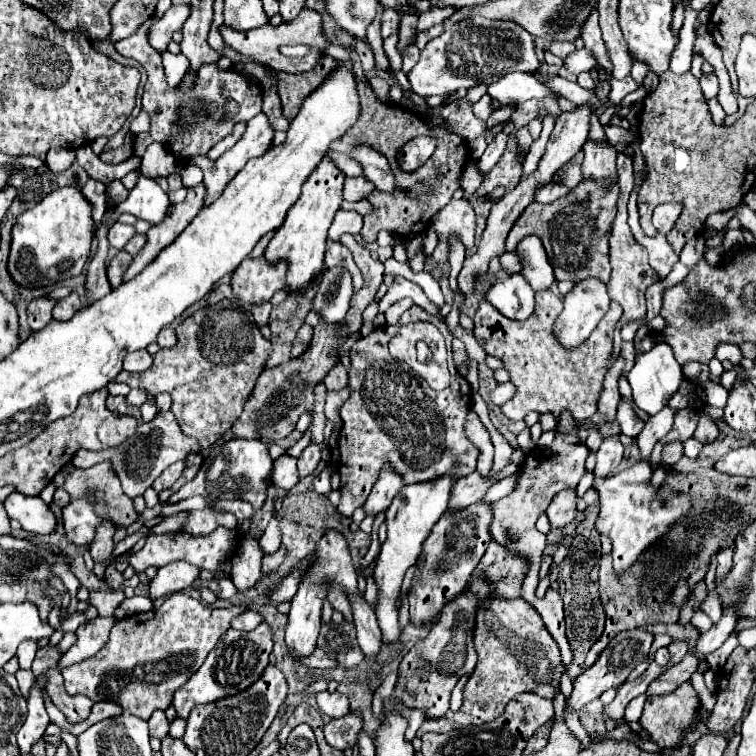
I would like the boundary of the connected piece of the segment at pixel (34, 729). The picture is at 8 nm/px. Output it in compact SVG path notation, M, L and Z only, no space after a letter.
M39 675L35 685L31 687L29 697L27 697L27 705L29 705L27 719L21 727L21 731L17 733L17 743L19 743L21 755L31 753L33 743L37 743L43 737L47 725L51 723L47 709L45 709L45 703L43 703L43 691L45 691L45 675Z

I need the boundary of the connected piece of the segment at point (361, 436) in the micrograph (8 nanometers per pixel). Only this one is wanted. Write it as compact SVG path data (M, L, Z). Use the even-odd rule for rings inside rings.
M413 305L411 309L407 309L401 315L401 321L393 327L379 327L373 329L373 333L365 339L359 339L353 347L351 347L351 369L349 369L349 399L339 407L339 415L343 419L343 429L339 435L339 475L341 475L341 503L339 503L339 513L345 517L351 517L353 511L365 503L365 499L371 493L371 487L379 475L379 469L383 463L391 463L395 465L395 469L403 475L405 483L419 483L419 481L427 481L427 479L435 479L443 473L447 473L455 461L461 463L459 467L459 477L469 475L471 471L475 471L475 463L477 463L477 455L479 451L465 439L463 435L463 423L465 423L465 415L471 407L471 387L467 383L467 379L463 379L455 367L452 355L453 336L447 331L447 325L437 321L435 317L427 315L425 309L421 309L419 305ZM413 321L429 321L433 325L439 327L439 331L445 338L445 344L448 351L448 368L451 375L450 384L443 391L433 391L421 377L417 377L403 361L397 361L391 357L387 343L393 335L397 335L399 327L413 323Z

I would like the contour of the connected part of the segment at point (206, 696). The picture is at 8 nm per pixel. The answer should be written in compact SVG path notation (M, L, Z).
M261 623L253 631L237 631L237 629L225 631L225 635L219 639L217 647L207 655L203 667L199 667L199 671L193 673L189 677L189 681L175 691L173 705L177 709L177 715L187 719L189 711L195 705L199 705L199 703L205 705L205 703L217 701L221 697L235 695L241 689L247 689L251 683L255 683L259 679L261 671L269 663L267 657L269 657L271 649L273 649L273 635L271 635L271 627L267 623Z

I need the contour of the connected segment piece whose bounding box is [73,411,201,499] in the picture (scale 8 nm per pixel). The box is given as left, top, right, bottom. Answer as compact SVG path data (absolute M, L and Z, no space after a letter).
M161 411L161 413L157 413L157 417L153 421L139 419L137 433L131 439L127 439L125 443L121 443L119 447L111 447L111 449L103 449L103 451L79 449L73 457L73 465L87 469L91 465L97 465L97 463L109 459L117 471L117 477L121 479L123 491L131 499L135 499L137 495L143 495L147 487L151 487L151 483L163 473L163 469L167 469L169 465L173 465L179 459L185 459L185 455L189 455L189 451L201 451L201 445L181 431L181 427L171 411Z

